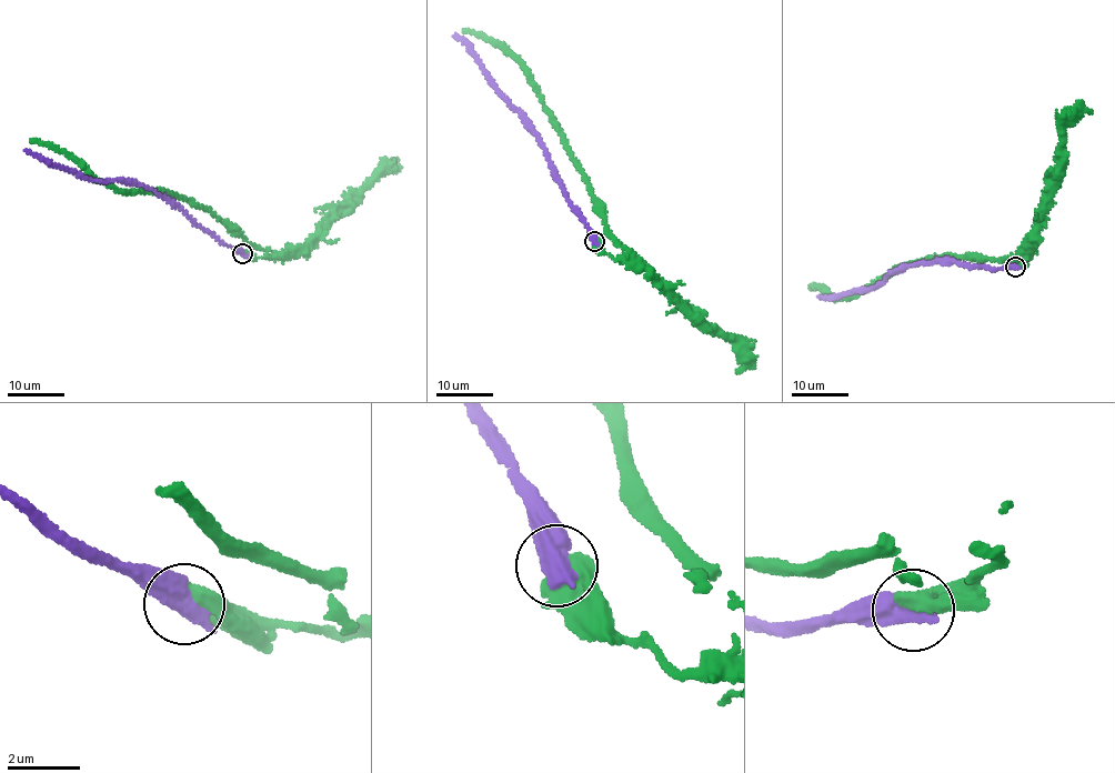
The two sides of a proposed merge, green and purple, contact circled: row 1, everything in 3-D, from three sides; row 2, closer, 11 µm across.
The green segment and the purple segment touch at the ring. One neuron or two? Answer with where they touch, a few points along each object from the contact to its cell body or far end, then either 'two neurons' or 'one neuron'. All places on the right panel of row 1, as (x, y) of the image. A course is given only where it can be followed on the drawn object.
(1015, 267) | green via (1015, 265), (1028, 258), (927, 260), (896, 267), (862, 291), (837, 300), (821, 287), (810, 287) | purple via (1015, 265), (992, 270), (950, 260), (921, 262), (894, 269), (873, 287), (840, 297), (824, 299), (819, 295) | two neurons

